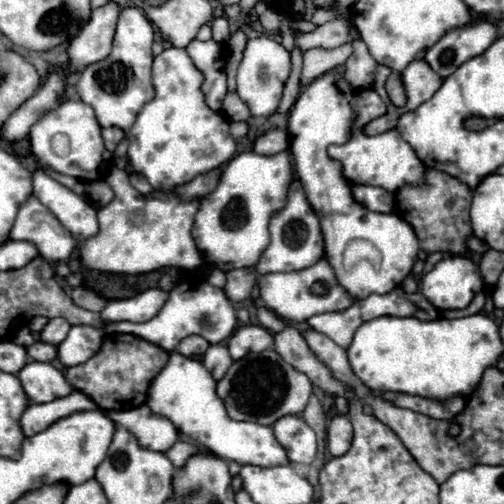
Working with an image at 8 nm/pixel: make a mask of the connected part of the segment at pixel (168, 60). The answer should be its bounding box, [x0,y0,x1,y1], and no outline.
[126,48,236,192]

